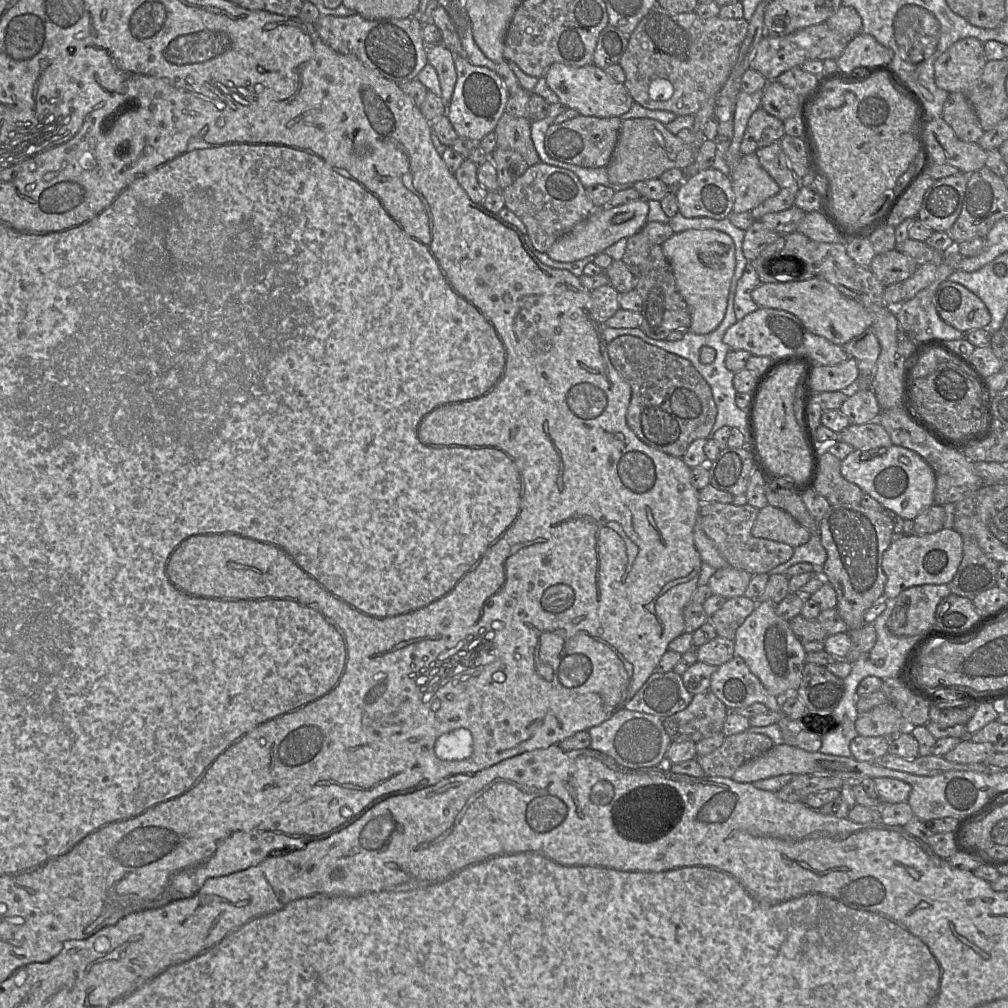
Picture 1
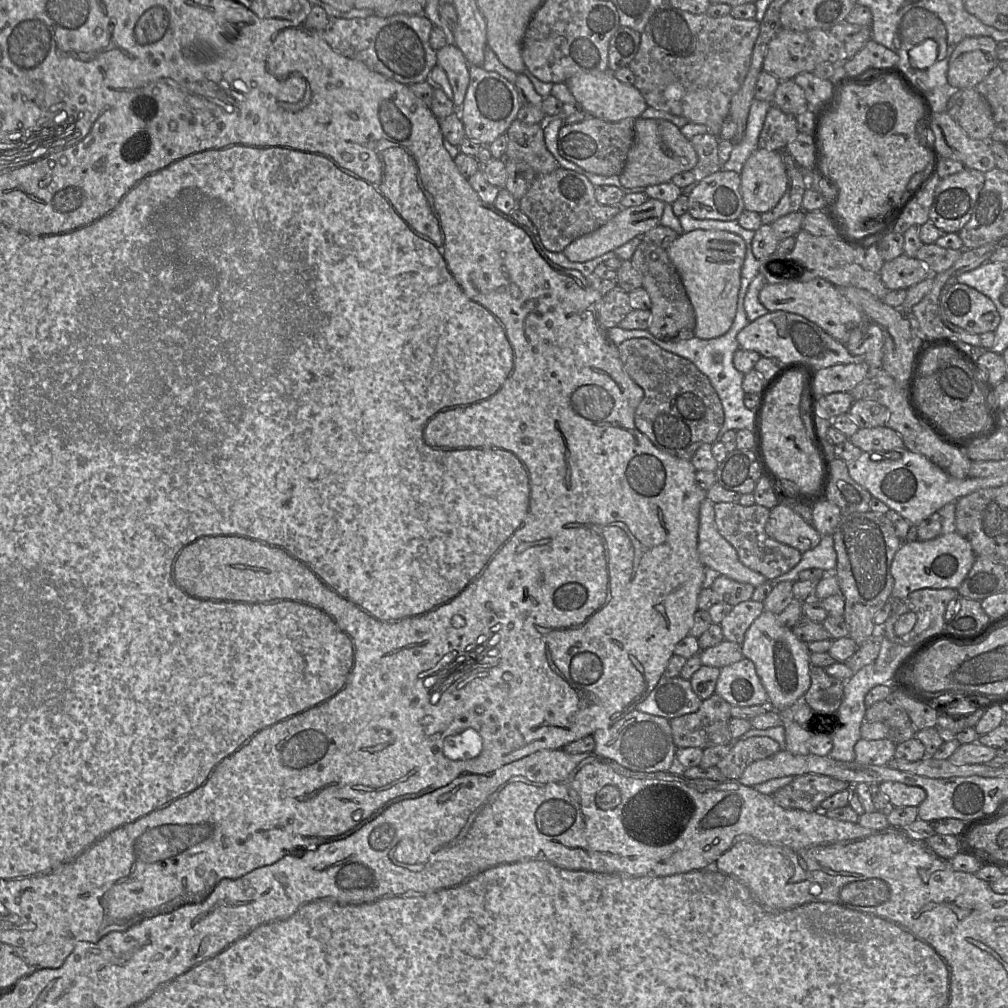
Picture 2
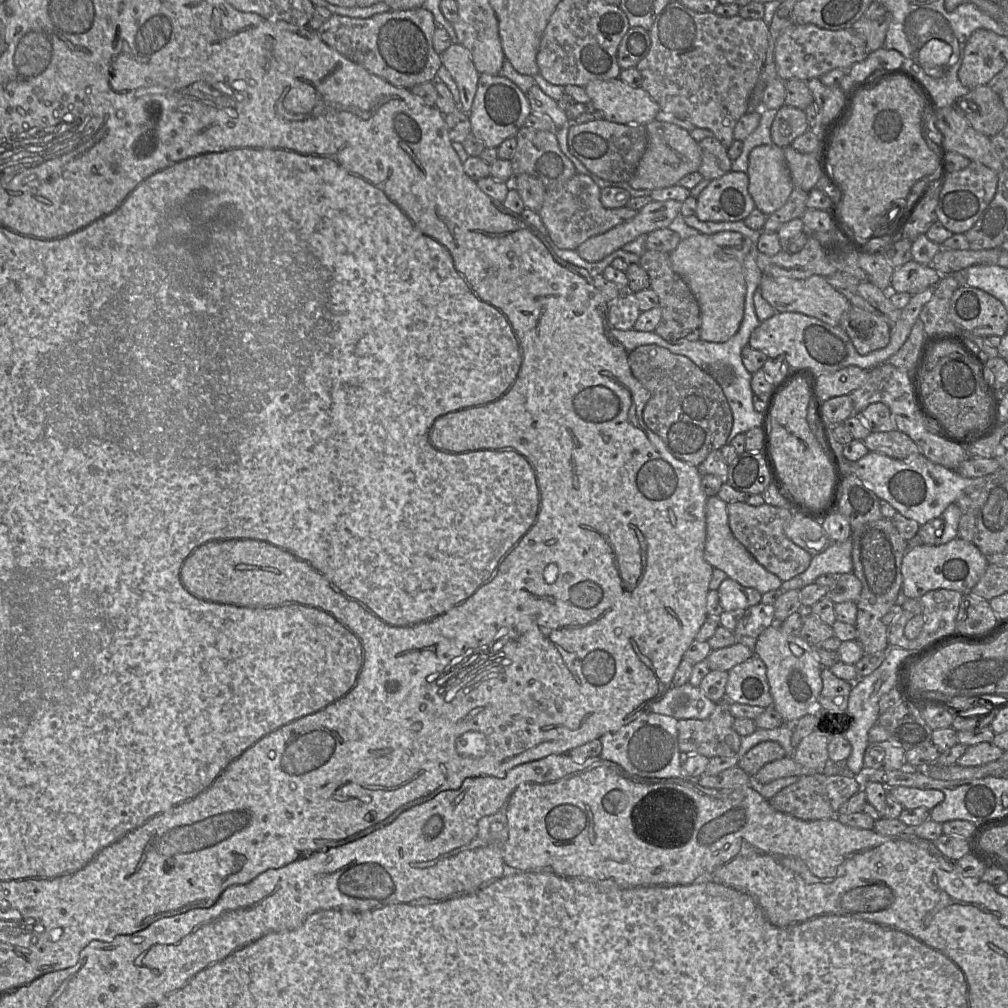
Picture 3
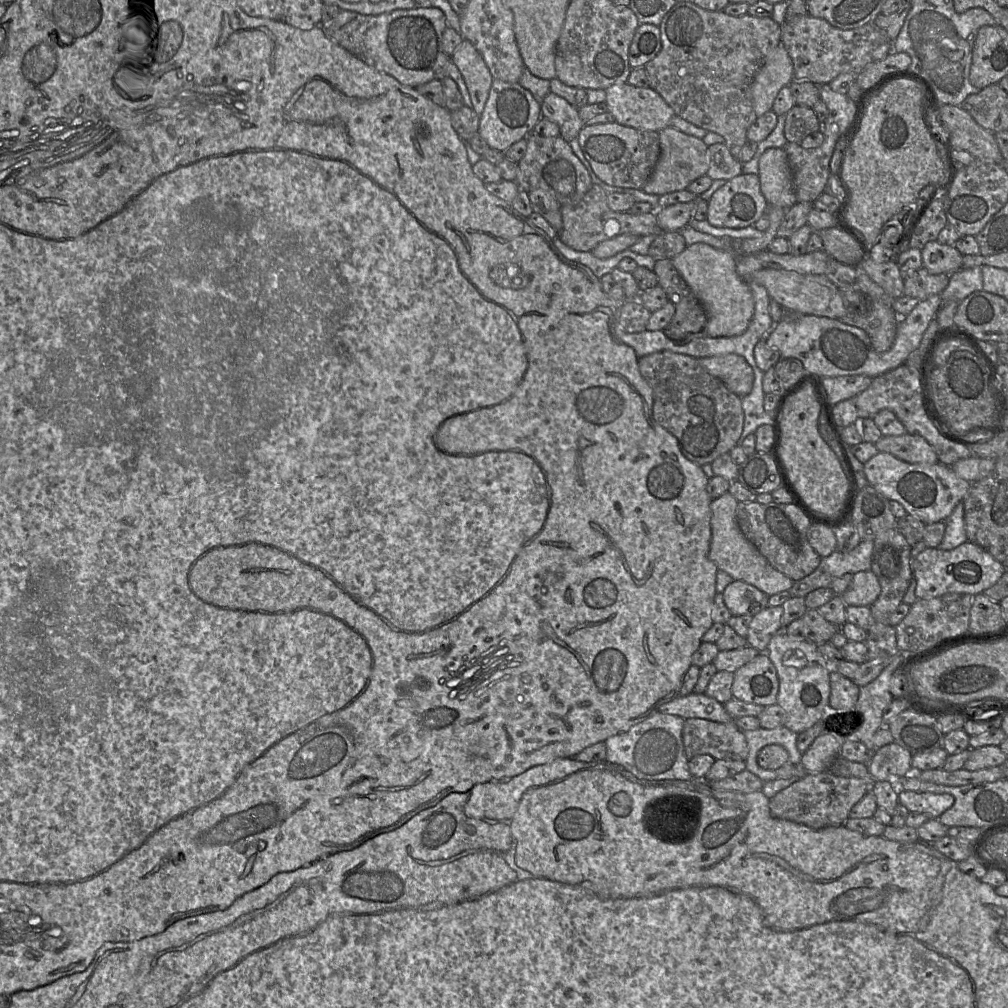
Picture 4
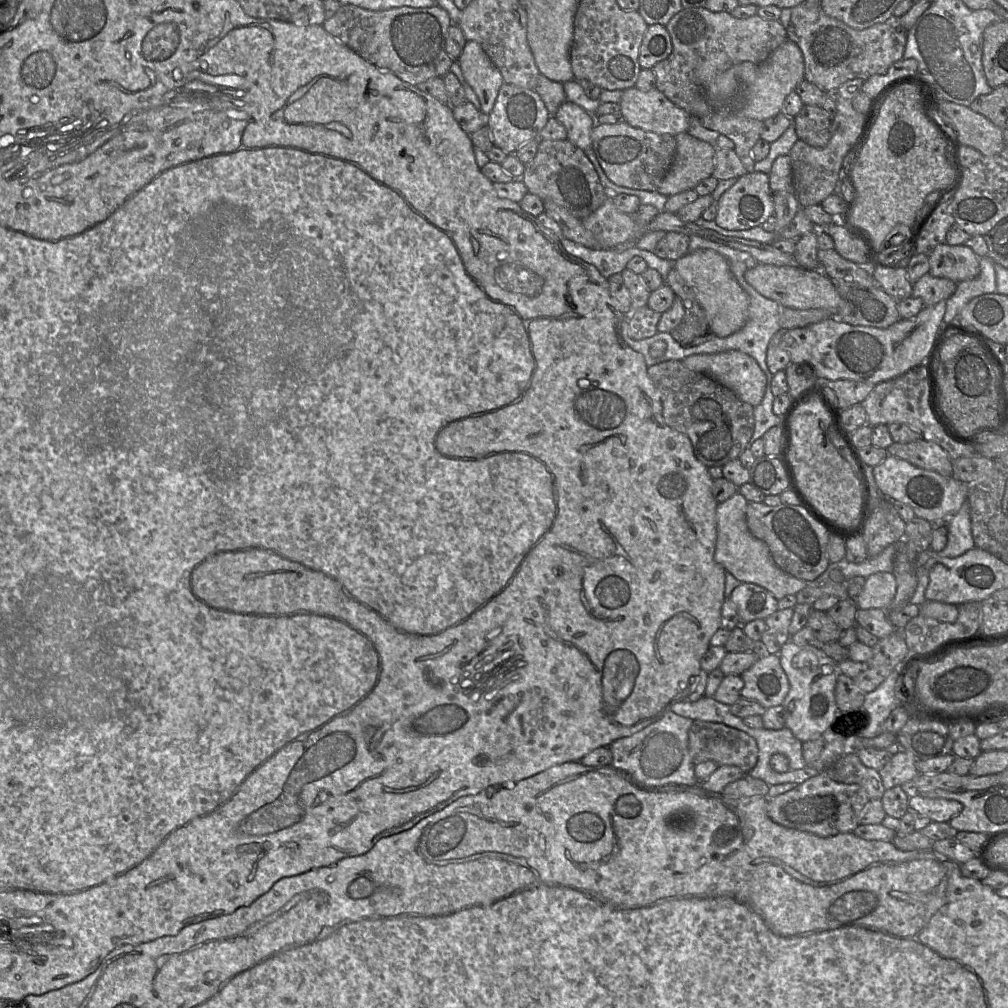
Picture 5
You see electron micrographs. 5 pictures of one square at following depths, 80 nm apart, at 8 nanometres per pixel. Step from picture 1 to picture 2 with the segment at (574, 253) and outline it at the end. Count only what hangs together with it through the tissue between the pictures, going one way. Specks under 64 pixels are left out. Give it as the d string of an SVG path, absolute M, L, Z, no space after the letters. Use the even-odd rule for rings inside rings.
M648 199L639 206L623 208L606 224L597 230L579 237L570 243L563 254L572 262L586 262L608 252L614 251L636 237L642 237L652 228L661 225L660 220L667 204L661 200Z

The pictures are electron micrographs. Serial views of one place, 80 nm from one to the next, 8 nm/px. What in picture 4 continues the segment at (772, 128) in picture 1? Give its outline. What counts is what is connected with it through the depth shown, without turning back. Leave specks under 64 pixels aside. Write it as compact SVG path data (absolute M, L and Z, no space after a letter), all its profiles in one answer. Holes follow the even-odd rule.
M795 105L784 115L784 135L789 143L800 143L822 124L813 108Z

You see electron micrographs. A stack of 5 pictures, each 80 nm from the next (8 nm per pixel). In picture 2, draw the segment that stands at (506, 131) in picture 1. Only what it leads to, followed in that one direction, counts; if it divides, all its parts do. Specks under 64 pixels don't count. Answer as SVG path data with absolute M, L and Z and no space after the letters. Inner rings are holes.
M515 120L507 132L508 144L504 159L528 164L539 174L549 174L560 168L557 159L545 144L543 125Z

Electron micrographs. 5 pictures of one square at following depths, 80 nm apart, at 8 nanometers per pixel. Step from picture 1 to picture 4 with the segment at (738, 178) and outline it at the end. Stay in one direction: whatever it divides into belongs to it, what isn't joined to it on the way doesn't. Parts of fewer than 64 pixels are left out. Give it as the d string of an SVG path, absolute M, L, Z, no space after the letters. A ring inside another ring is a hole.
M768 148L759 157L757 175L769 207L790 208L796 202L792 170L784 148Z

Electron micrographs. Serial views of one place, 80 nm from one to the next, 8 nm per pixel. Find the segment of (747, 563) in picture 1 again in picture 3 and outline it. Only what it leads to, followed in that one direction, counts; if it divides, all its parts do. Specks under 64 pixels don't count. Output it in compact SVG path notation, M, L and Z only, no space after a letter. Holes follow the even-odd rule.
M734 502L727 504L727 513L730 529L735 538L747 549L747 551L766 570L778 576L783 582L803 573L810 565L812 555L797 546L785 534L786 524L789 523L794 514L798 514L793 508L776 507L768 504L752 506L747 503Z

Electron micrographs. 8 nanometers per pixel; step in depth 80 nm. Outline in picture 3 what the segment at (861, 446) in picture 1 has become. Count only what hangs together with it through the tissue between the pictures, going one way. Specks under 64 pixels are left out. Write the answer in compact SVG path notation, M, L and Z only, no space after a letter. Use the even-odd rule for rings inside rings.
M898 430L871 432L861 441L869 452L881 453L898 460L919 454L919 448L915 442L908 435Z

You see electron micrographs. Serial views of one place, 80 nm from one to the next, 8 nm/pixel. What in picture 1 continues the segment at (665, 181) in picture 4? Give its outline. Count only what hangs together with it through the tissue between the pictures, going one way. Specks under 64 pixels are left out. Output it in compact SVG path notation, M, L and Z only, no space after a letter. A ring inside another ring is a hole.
M650 118L623 120L616 147L606 166L608 178L612 183L635 183L658 178L667 170L685 169L693 162L690 145L671 133L666 126Z

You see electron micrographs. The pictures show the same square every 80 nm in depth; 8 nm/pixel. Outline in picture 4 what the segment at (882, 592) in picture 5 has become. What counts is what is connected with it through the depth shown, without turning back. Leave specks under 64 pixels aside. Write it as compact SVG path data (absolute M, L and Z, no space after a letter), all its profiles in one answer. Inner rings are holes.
M861 571L861 572L857 572L853 575L853 580L852 580L851 584L849 585L848 589L841 595L836 595L836 596L840 596L840 598L843 600L843 602L847 606L870 607L875 602L875 600L878 598L880 592L881 592L881 586L880 586L877 576L871 571Z

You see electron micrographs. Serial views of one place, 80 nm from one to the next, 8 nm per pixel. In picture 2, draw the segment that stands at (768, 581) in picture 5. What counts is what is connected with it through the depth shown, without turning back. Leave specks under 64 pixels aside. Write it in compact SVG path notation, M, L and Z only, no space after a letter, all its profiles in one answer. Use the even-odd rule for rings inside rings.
M705 499L699 509L698 553L702 564L736 582L754 587L771 581L743 565L735 548L718 532L714 504Z

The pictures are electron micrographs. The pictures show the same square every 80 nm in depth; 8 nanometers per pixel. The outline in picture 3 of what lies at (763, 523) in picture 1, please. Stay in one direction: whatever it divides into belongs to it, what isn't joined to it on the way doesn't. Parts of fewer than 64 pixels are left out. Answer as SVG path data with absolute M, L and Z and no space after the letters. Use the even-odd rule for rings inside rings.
M794 514L786 524L785 534L812 556L822 553L832 543L820 522L798 514Z

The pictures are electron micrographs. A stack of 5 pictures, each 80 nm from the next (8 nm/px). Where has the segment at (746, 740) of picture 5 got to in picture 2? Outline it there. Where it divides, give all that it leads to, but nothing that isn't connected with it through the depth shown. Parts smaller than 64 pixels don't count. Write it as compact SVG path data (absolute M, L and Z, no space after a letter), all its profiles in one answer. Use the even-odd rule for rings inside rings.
M714 693L702 701L699 709L670 720L672 738L677 748L697 747L702 750L731 745L729 729L730 704Z

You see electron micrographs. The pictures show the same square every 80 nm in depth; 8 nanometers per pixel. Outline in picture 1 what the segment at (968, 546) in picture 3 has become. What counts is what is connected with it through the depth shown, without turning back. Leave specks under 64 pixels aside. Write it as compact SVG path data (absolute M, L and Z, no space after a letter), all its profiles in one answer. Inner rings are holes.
M942 528L927 535L894 535L894 540L882 557L886 575L884 595L895 599L902 591L925 584L949 584L954 578L963 556L963 537L955 529Z

